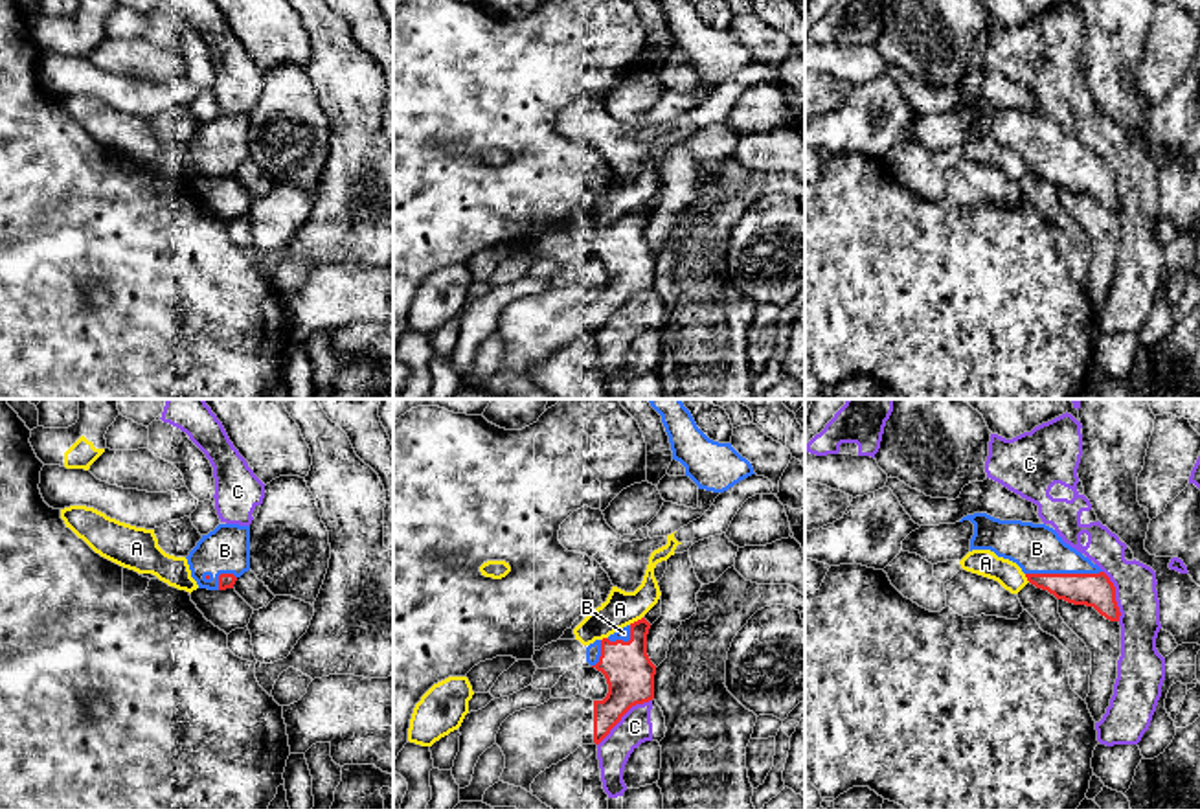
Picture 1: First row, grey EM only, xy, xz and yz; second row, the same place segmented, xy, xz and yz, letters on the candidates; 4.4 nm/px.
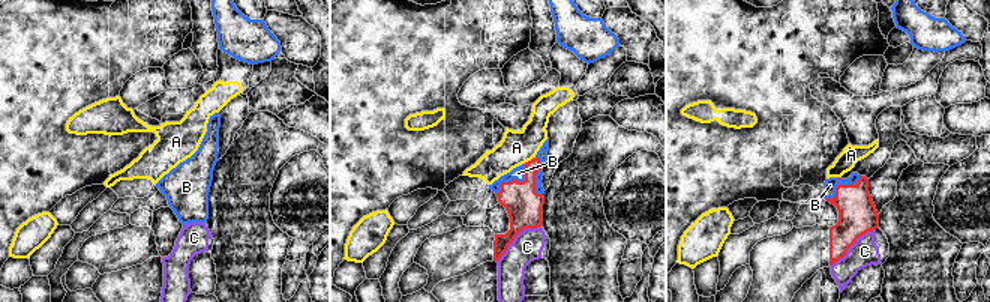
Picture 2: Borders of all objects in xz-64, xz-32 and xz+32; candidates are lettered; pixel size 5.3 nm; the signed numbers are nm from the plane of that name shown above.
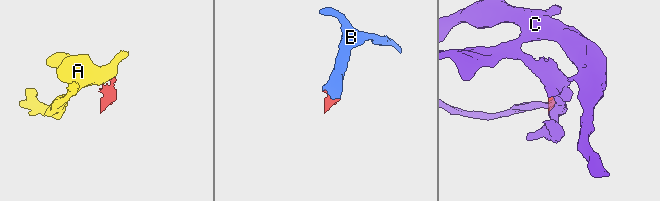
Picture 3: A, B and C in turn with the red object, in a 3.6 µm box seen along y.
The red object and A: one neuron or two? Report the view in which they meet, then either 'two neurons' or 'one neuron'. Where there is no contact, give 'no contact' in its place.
contact in xz; two neurons

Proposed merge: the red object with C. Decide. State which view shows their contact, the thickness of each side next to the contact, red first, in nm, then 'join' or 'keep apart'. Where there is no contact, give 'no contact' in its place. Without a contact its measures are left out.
meets red in xz; 220 nm thick on the red side, 140 nm on the other; keep apart

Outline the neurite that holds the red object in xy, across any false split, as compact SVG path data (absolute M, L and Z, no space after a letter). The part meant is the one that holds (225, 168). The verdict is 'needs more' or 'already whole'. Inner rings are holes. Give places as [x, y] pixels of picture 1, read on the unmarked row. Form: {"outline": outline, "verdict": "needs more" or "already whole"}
{"outline": "M219 112L186 145L198 177L226 178L250 158L250 114Z", "verdict": "needs more"}

